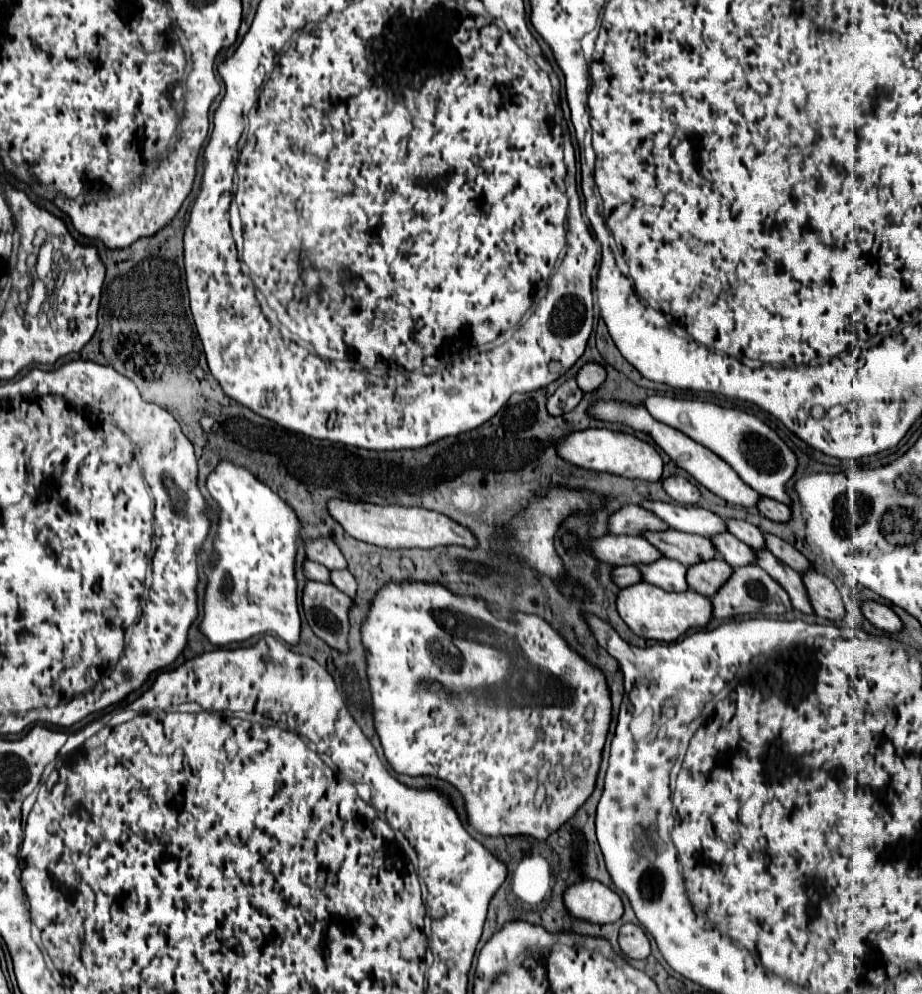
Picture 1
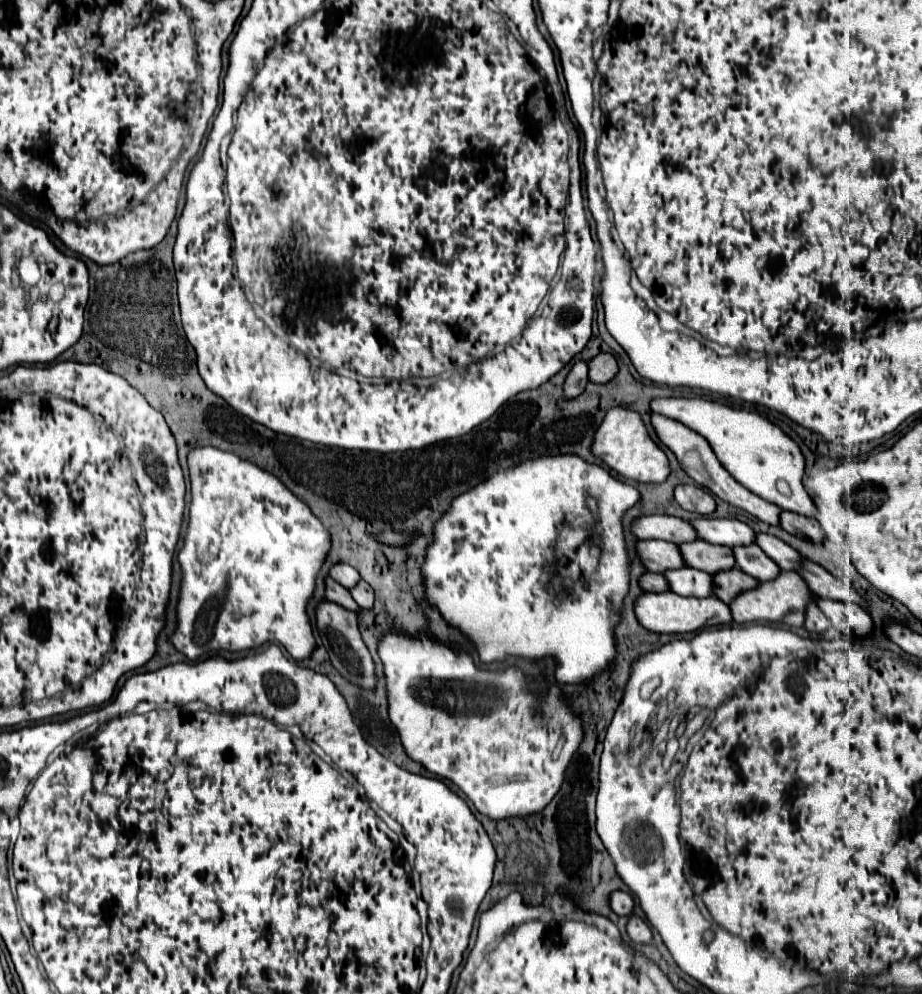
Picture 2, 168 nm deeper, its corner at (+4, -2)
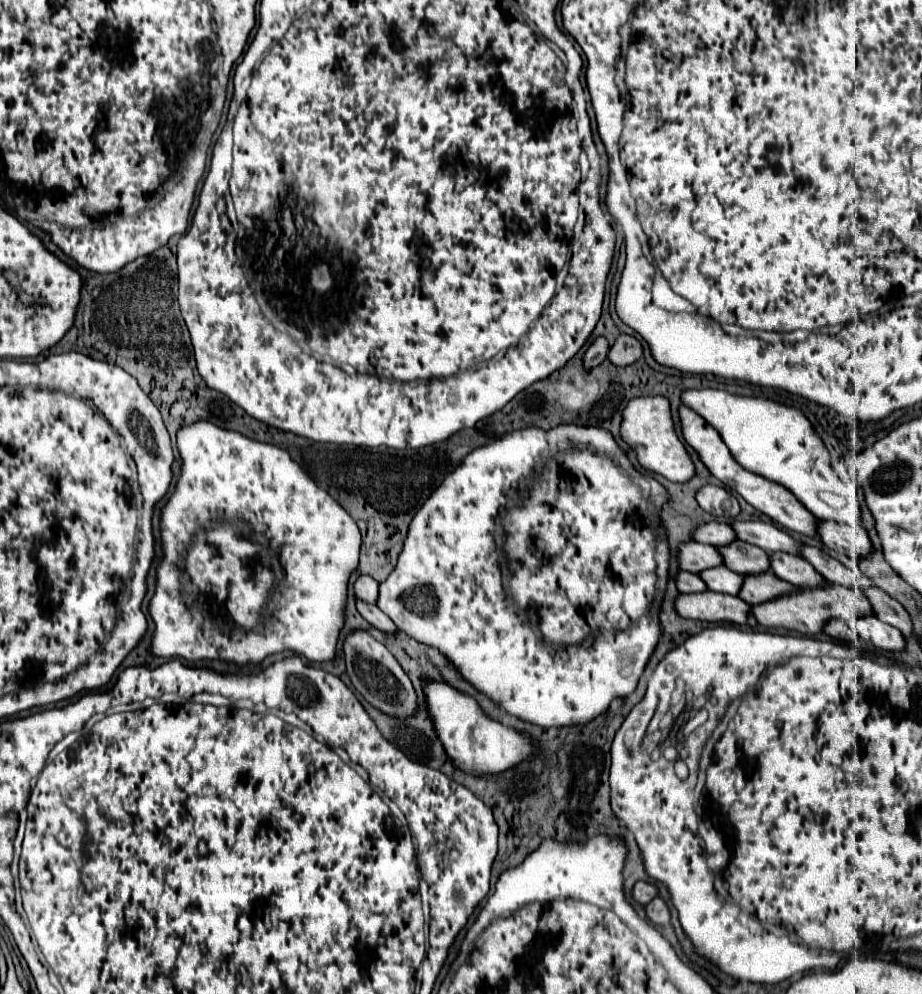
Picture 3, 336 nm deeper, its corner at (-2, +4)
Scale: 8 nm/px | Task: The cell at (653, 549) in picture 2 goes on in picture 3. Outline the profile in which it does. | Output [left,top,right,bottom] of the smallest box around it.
[678,541,722,573]

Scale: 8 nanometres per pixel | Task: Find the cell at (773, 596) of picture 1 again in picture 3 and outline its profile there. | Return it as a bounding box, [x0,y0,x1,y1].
[752,583,872,635]

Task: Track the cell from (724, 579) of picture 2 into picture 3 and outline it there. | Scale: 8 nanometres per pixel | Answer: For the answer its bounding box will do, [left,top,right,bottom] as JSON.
[738,571,792,605]

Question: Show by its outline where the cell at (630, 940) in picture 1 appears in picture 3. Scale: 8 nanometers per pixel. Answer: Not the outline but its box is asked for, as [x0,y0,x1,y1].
[646,899,670,925]

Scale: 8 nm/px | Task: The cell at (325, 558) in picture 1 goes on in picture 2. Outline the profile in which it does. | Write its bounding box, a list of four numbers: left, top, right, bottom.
[330,565,362,589]

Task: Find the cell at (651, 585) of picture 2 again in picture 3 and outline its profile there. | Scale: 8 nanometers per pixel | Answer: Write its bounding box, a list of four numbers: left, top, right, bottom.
[676,571,706,593]

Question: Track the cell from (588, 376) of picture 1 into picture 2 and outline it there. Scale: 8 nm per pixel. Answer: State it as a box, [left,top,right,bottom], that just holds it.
[590,353,618,383]

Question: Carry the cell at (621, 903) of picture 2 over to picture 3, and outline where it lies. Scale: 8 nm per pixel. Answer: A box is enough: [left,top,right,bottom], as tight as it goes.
[632,881,656,905]

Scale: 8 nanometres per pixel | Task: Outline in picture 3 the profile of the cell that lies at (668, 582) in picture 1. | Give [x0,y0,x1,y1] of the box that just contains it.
[698,565,742,595]

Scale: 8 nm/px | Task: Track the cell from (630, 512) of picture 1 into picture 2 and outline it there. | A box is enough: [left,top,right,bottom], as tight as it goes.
[632,515,698,545]

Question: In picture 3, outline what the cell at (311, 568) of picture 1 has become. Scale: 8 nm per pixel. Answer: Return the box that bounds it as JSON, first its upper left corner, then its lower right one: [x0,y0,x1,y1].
[356,599,396,631]

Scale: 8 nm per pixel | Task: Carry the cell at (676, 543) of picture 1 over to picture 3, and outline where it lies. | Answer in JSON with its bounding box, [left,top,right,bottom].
[716,541,770,575]

